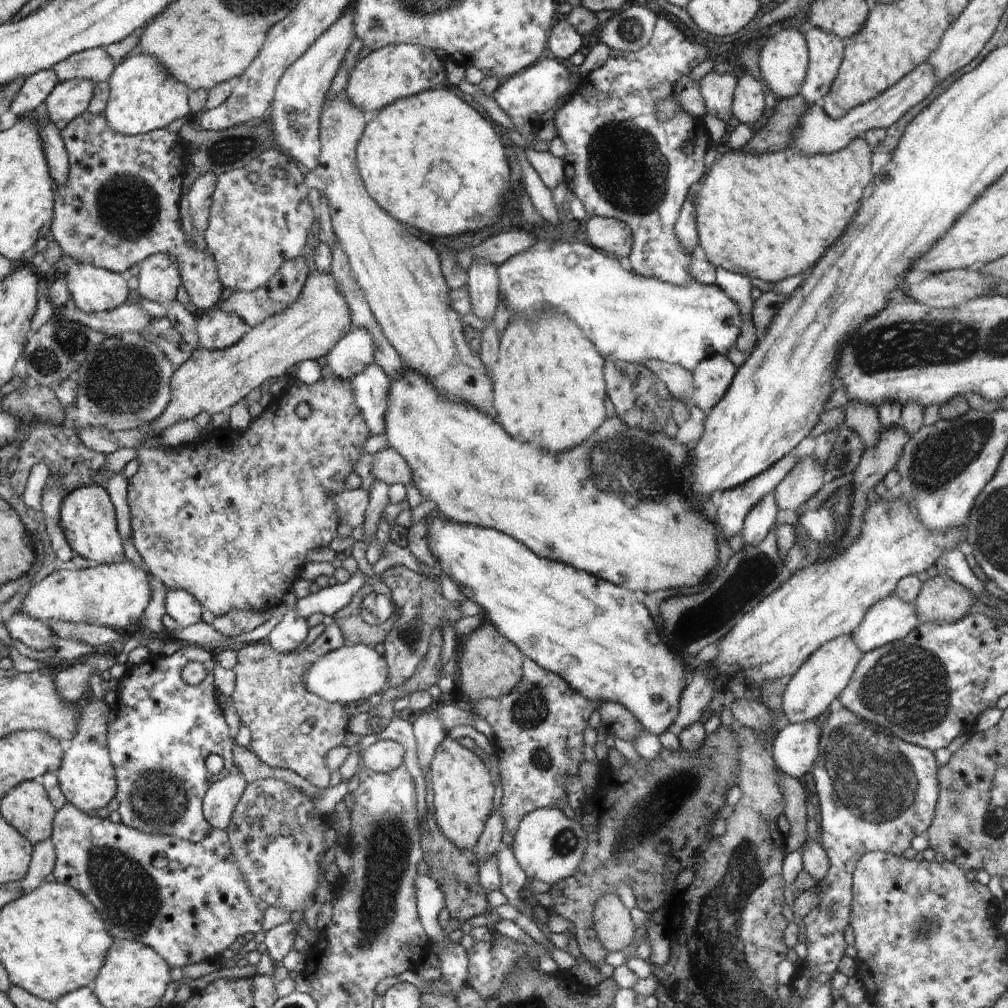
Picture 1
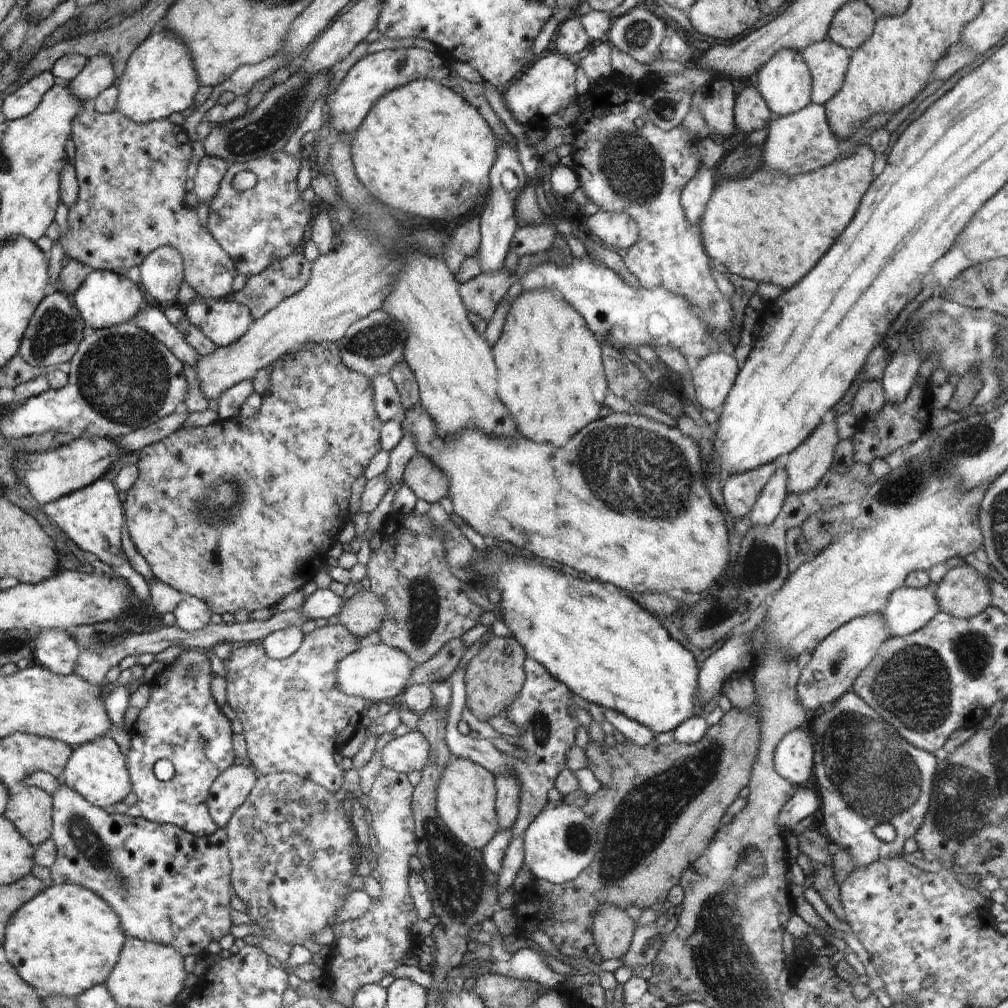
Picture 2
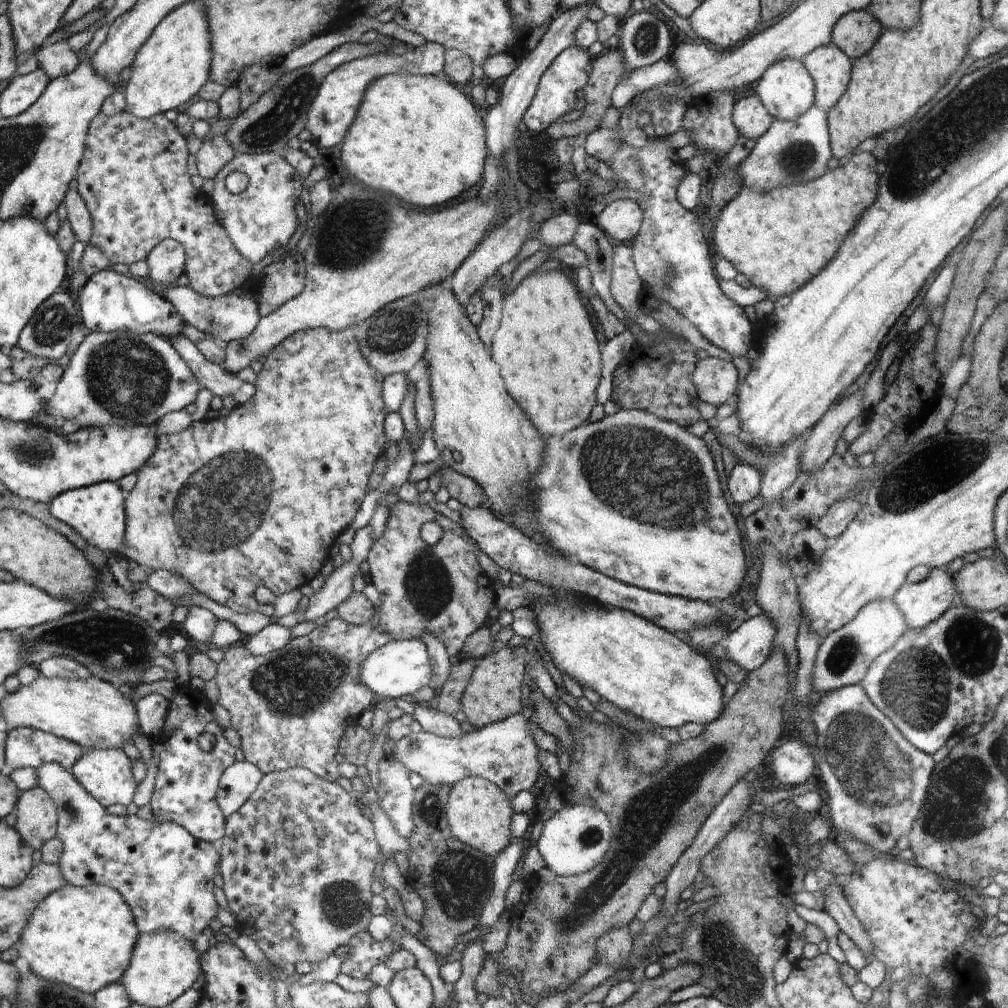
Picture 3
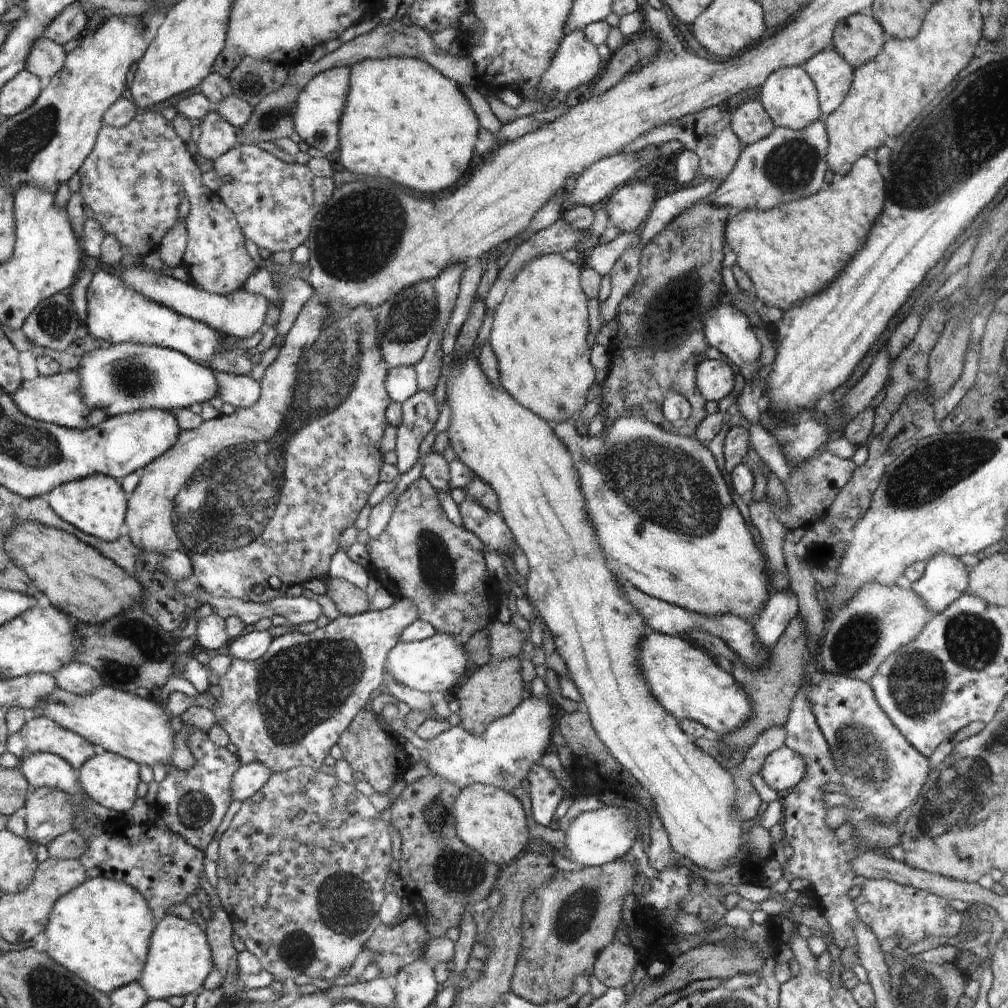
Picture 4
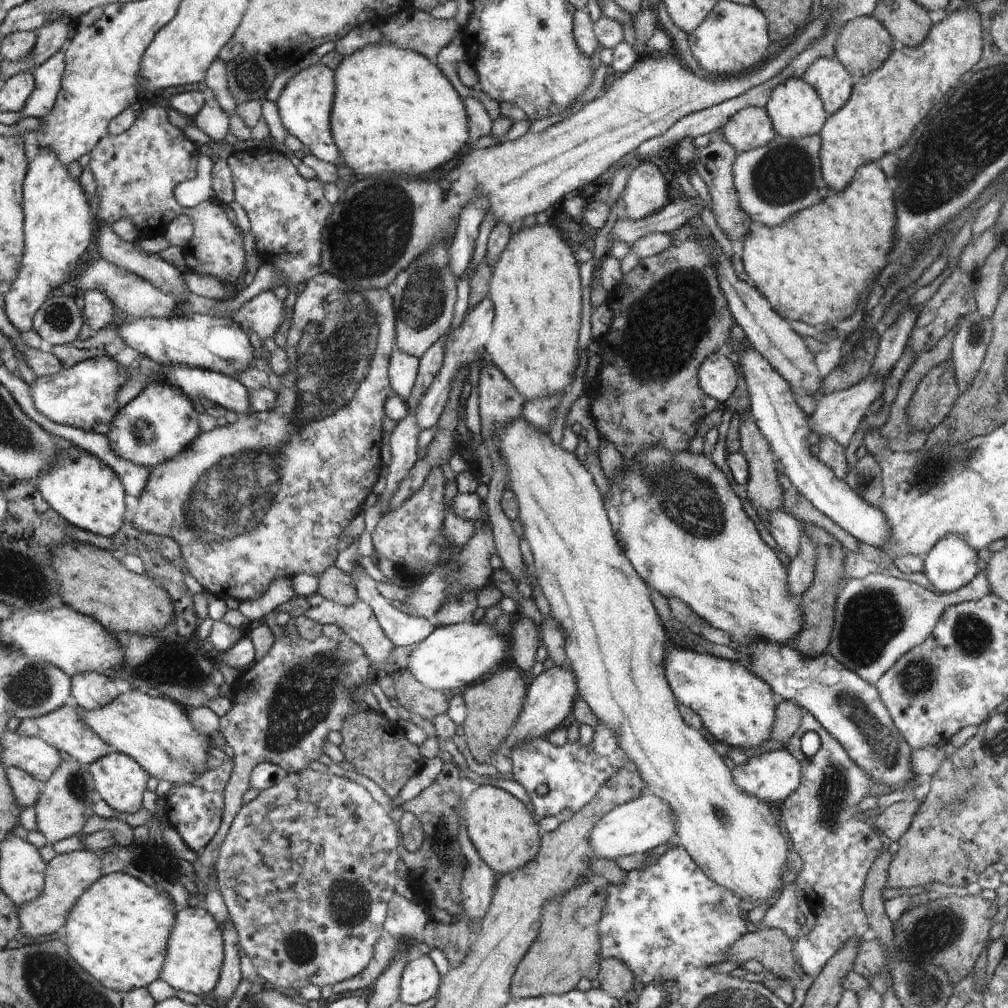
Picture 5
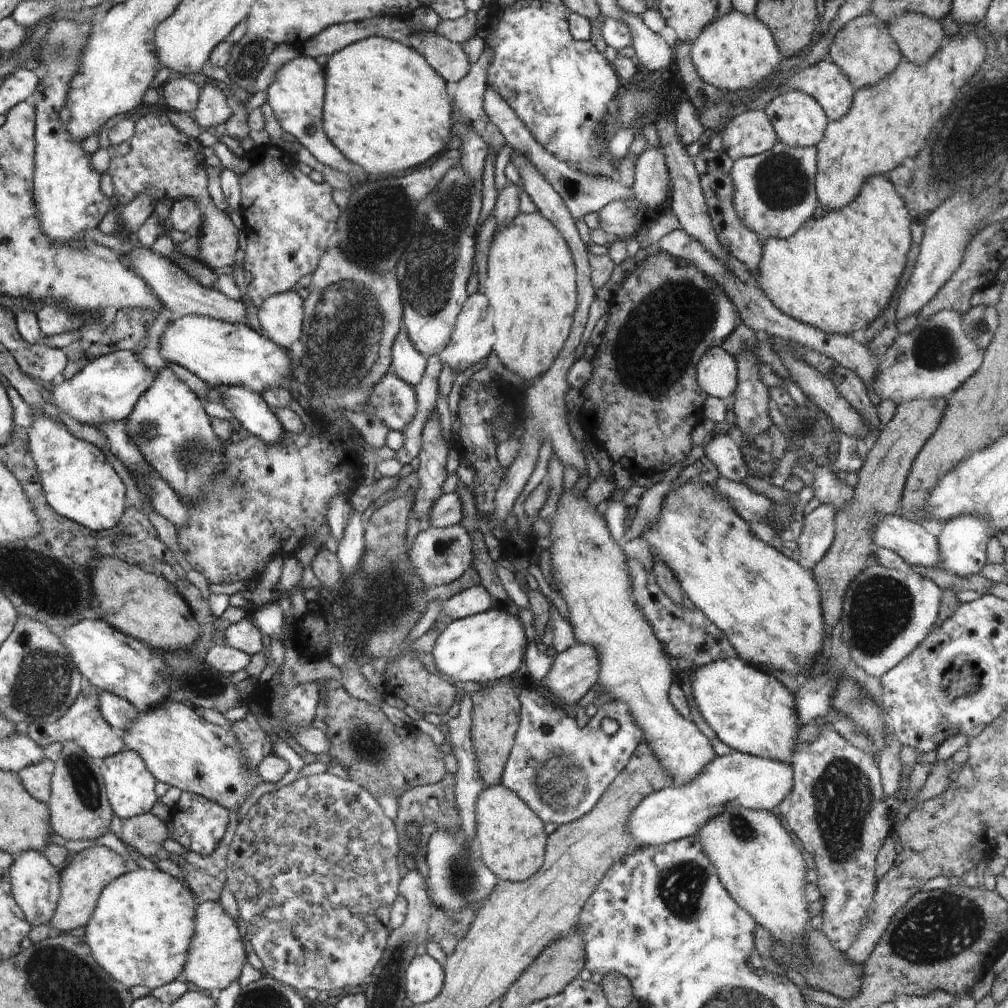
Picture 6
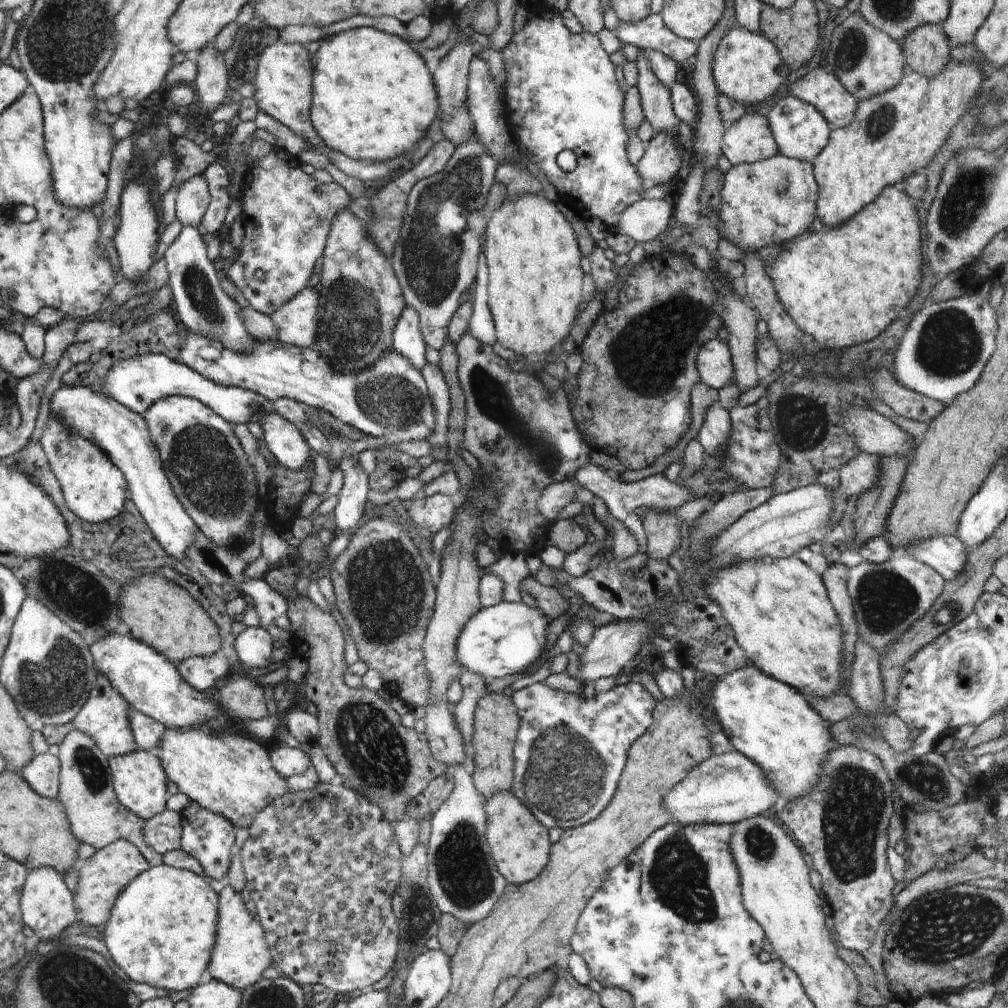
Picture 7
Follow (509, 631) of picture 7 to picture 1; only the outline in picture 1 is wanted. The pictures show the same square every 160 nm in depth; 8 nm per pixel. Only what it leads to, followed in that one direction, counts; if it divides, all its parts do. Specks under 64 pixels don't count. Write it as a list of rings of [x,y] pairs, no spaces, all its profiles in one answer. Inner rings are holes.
[[[364,644],[345,645],[336,651],[320,656],[304,676],[304,686],[308,692],[322,697],[327,702],[338,702],[344,706],[371,700],[379,696],[387,686],[390,674],[387,673],[387,661],[377,654],[375,648]]]

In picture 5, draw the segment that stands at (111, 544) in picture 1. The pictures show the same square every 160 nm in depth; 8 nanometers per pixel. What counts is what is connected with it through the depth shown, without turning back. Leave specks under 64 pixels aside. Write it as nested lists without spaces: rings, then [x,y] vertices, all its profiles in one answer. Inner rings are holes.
[[[58,438],[59,459],[38,478],[39,491],[44,500],[60,516],[74,526],[103,537],[113,537],[121,530],[124,516],[124,484],[120,477],[99,457],[87,453],[77,445]]]

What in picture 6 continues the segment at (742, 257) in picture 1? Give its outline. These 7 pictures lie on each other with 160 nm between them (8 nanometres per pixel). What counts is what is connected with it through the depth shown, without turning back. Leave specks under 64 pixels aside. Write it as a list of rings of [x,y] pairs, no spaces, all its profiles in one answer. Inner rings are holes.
[[[874,175],[868,177],[858,196],[847,207],[838,210],[830,210],[822,218],[812,217],[808,222],[805,222],[791,237],[785,240],[776,240],[774,237],[764,239],[762,241],[763,255],[759,266],[758,278],[756,278],[756,284],[772,301],[772,304],[781,310],[785,315],[791,316],[794,320],[803,322],[804,324],[816,327],[825,333],[832,333],[834,335],[850,335],[856,330],[862,330],[864,326],[868,328],[870,324],[876,320],[877,316],[883,316],[883,310],[887,308],[888,303],[892,295],[897,297],[896,290],[907,265],[908,251],[912,244],[912,235],[910,230],[911,218],[909,210],[904,204],[903,198],[898,195],[898,192],[894,188],[892,182],[887,176]]]

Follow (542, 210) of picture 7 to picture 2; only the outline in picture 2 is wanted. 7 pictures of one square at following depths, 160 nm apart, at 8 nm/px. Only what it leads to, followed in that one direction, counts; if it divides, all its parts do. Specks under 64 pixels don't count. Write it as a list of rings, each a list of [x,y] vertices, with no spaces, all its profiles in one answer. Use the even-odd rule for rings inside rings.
[[[549,288],[524,291],[514,299],[506,315],[502,332],[494,344],[498,366],[498,393],[507,409],[516,416],[520,436],[534,442],[566,444],[579,430],[600,418],[600,408],[609,393],[598,338],[588,332],[584,317],[568,302]]]

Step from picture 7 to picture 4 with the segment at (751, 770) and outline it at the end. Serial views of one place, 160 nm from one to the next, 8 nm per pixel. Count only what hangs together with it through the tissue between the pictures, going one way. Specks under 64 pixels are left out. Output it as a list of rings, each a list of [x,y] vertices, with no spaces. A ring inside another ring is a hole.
[[[783,745],[767,757],[759,774],[772,790],[784,792],[794,789],[804,779],[806,764],[798,752]],[[607,804],[602,809],[580,813],[569,823],[568,828],[564,830],[566,834],[564,847],[572,862],[584,866],[583,868],[600,867],[629,854],[639,833],[637,828],[638,813],[636,811],[620,810],[620,807]]]

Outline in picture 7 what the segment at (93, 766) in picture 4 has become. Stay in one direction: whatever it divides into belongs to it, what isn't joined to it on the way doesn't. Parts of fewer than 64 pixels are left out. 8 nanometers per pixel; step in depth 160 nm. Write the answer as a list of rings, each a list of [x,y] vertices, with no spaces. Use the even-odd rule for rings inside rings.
[[[136,750],[125,755],[107,757],[107,760],[110,762],[115,793],[119,797],[120,804],[136,816],[143,817],[145,821],[166,808],[166,800],[169,799],[169,794],[166,794],[167,771],[159,757],[148,751]]]

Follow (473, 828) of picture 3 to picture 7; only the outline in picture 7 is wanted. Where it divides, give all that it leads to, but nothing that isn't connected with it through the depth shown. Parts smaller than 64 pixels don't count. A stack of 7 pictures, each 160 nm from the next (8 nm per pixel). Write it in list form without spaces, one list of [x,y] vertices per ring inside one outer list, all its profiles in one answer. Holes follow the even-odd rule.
[[[510,790],[497,792],[485,799],[487,827],[485,835],[495,860],[497,869],[508,883],[519,885],[534,880],[542,874],[549,861],[551,851],[548,829],[536,818],[534,813],[525,806]]]

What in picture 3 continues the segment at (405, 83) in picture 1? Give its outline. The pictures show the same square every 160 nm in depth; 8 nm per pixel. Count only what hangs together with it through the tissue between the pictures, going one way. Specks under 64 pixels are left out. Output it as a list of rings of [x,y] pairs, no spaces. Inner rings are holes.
[[[426,41],[419,47],[408,48],[406,51],[376,53],[337,66],[318,85],[318,92],[310,105],[305,124],[306,130],[311,134],[310,141],[315,143],[318,148],[332,148],[332,146],[342,144],[346,132],[354,120],[355,112],[362,102],[366,88],[370,87],[370,84],[374,83],[376,79],[399,72],[440,75],[442,66],[444,66],[444,48],[440,44],[430,41]]]

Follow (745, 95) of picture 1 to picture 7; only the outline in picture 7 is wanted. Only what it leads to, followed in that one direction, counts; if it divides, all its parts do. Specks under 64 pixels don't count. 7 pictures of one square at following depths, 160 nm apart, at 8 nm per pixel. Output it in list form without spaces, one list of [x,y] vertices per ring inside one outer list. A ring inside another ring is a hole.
[[[753,110],[727,126],[721,151],[732,165],[763,161],[779,152],[768,119]]]

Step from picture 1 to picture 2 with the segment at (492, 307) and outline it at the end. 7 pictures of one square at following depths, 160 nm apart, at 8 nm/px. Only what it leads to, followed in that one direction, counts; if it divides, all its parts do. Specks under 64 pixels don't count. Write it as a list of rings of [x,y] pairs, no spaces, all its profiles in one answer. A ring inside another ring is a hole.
[[[501,141],[498,158],[490,172],[490,203],[487,204],[480,216],[481,241],[475,248],[483,270],[482,273],[494,272],[504,266],[506,253],[510,250],[514,233],[519,227],[515,217],[515,206],[519,192],[526,185],[526,179],[527,176],[518,159],[517,147],[512,142]]]

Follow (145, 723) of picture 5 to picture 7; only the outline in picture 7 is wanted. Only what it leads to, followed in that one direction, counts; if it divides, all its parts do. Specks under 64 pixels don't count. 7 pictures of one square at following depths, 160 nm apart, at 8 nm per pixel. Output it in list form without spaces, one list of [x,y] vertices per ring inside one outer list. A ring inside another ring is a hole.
[[[204,727],[183,731],[167,729],[160,743],[159,759],[167,771],[170,781],[174,782],[191,801],[197,802],[205,809],[225,816],[238,828],[249,828],[263,808],[273,803],[279,796],[288,794],[287,777],[282,776],[271,761],[271,745],[246,734],[234,734],[228,730],[223,733],[211,733]]]

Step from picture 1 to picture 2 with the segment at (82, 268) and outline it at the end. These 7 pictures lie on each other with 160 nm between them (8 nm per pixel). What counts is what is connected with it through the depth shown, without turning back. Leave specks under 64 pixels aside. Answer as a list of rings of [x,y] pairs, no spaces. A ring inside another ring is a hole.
[[[92,270],[86,276],[80,288],[73,294],[71,300],[78,308],[85,326],[94,329],[111,327],[122,323],[130,323],[147,306],[138,286],[124,275],[107,270]]]

